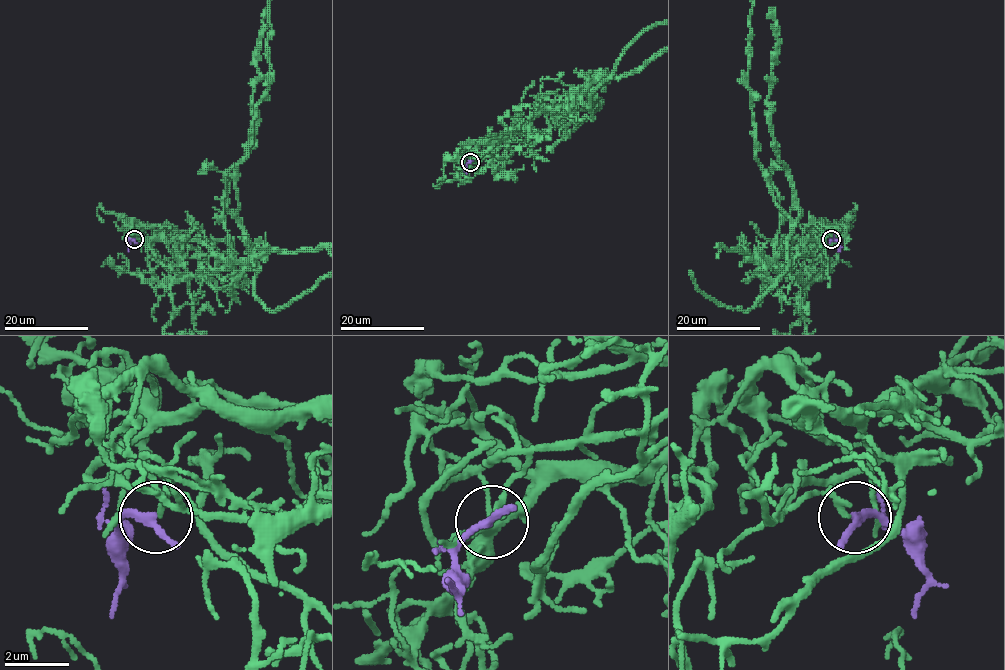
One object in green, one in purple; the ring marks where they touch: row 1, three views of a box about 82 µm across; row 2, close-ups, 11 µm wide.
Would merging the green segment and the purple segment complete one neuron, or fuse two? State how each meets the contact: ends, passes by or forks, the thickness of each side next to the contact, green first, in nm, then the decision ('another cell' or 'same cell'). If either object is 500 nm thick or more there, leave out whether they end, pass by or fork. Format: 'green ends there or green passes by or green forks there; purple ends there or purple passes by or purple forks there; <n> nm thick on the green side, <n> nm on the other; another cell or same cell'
green ends there; purple passes by; 190 nm thick on the green side, 200 nm on the other; another cell

